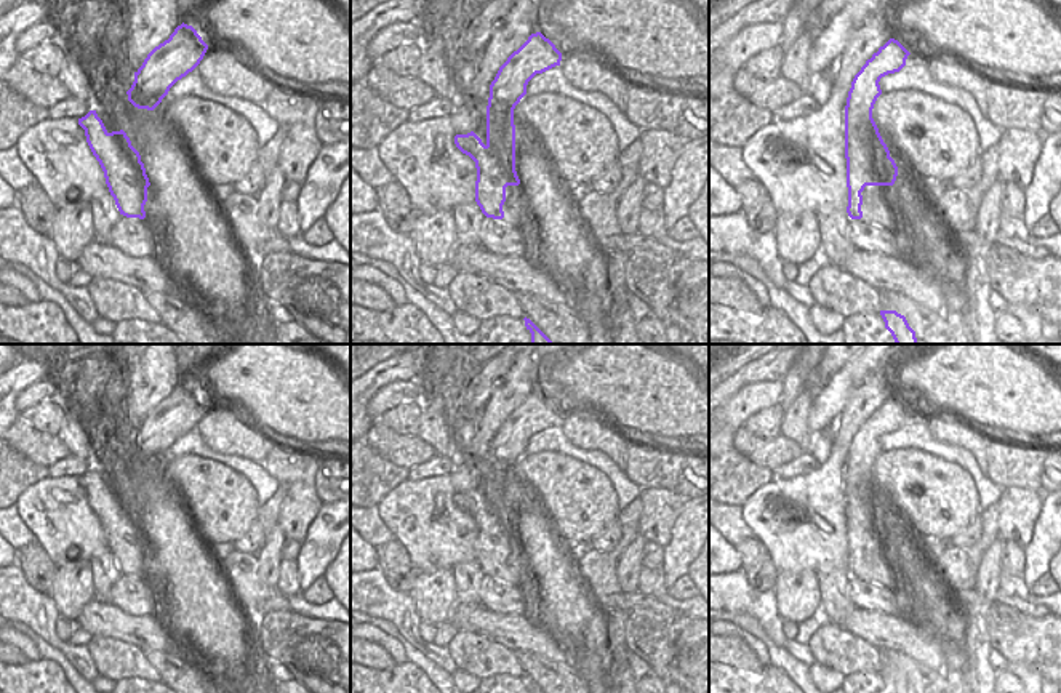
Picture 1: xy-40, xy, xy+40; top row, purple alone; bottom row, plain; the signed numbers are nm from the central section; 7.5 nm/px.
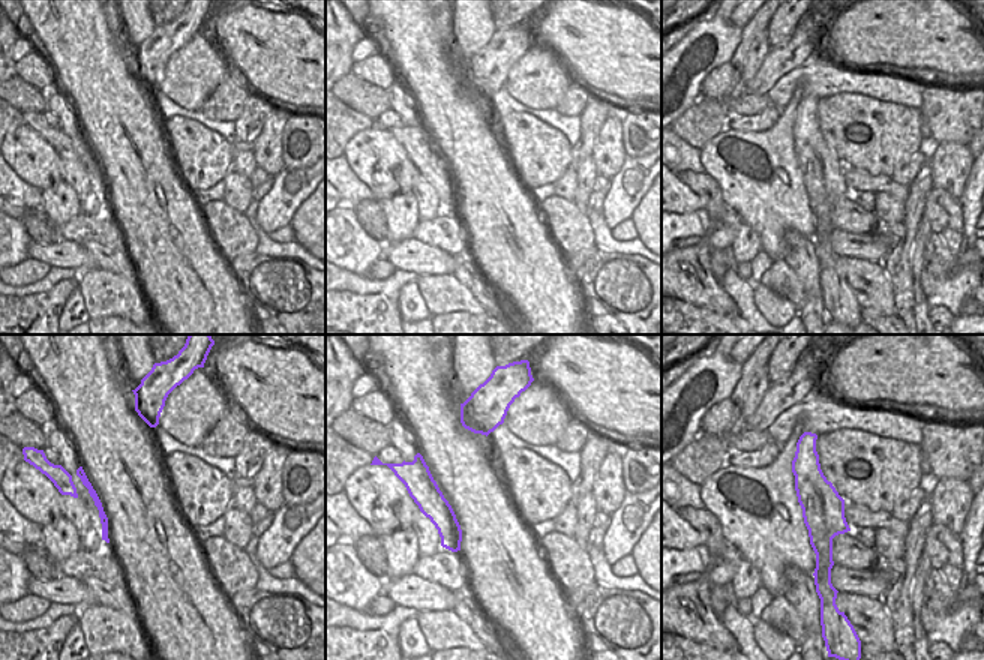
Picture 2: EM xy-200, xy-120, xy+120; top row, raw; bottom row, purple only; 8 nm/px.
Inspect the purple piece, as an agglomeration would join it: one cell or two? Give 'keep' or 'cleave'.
cleave

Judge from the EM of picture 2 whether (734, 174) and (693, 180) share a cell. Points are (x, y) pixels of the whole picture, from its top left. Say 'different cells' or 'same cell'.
different cells

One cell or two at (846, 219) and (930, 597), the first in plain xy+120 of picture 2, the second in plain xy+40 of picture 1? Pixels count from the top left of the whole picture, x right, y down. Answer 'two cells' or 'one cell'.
two cells

